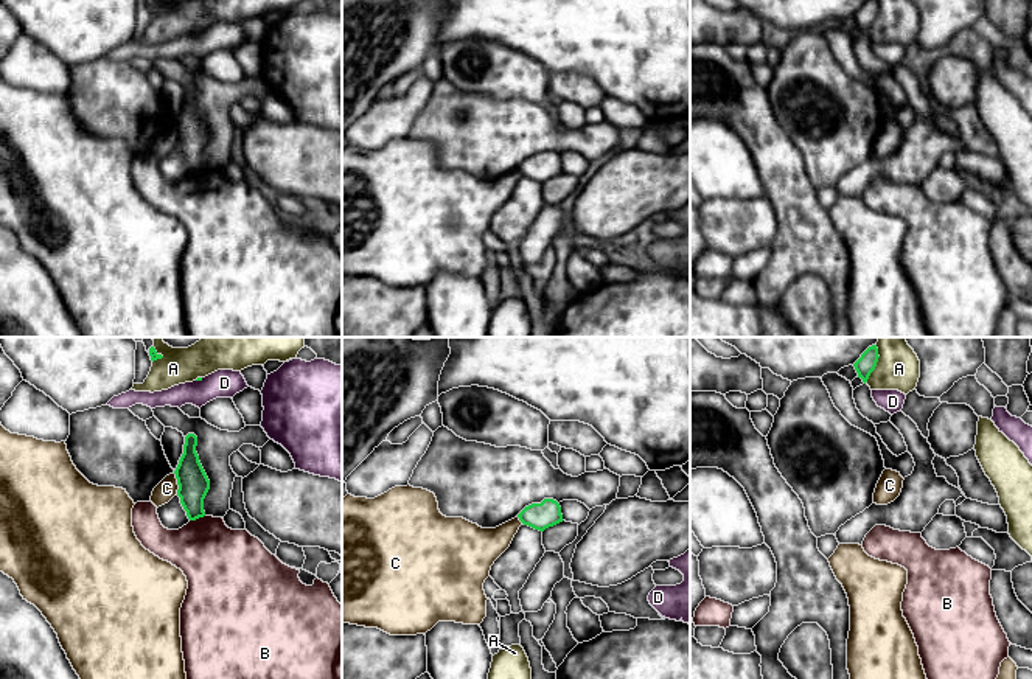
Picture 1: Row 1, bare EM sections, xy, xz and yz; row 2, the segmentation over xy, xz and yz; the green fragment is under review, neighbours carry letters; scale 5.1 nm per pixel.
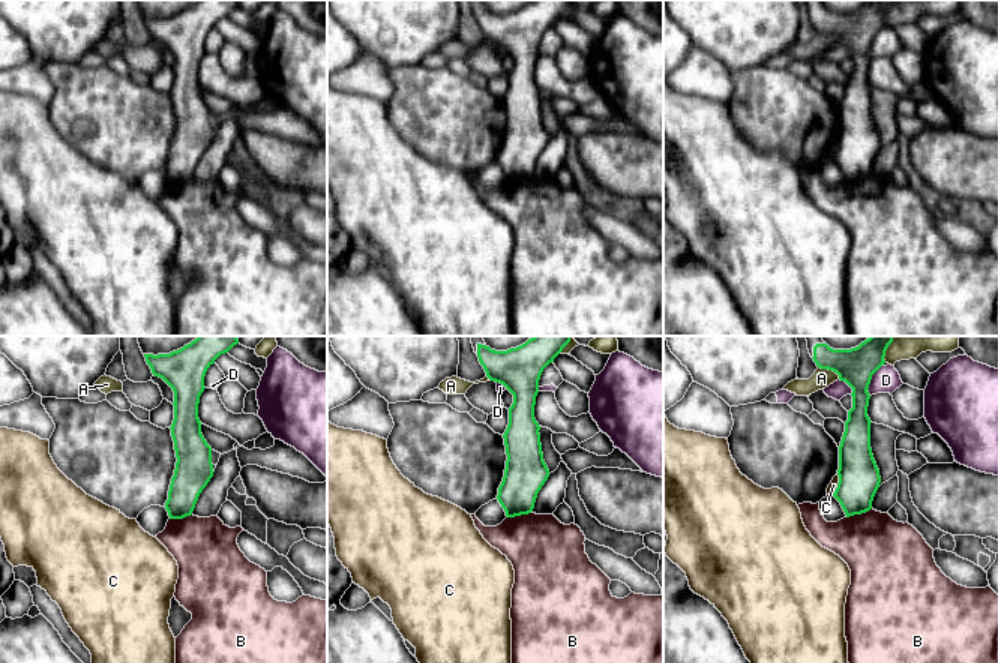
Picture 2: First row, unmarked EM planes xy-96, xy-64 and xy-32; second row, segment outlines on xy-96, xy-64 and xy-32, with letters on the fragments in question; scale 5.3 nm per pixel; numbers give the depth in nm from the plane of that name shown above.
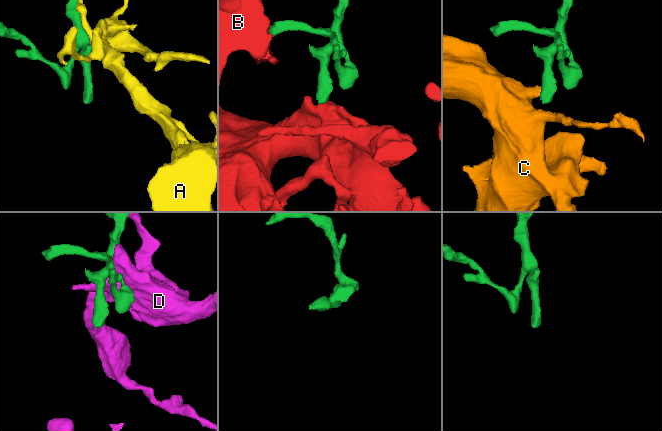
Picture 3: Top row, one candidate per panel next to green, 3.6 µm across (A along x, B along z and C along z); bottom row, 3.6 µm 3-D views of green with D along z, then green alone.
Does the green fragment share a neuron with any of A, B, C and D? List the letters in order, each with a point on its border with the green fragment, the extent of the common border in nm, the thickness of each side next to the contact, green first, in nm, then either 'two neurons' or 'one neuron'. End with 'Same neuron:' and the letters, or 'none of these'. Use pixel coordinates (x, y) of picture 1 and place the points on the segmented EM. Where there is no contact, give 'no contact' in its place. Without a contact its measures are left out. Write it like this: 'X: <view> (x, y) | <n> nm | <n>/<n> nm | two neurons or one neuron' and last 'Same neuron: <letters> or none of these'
A: yz (875, 364) | 220 nm | 100/220 nm | two neurons
B: xy (196, 518) | 90 nm | 160/360 nm | two neurons
C: xy (177, 484) | 110 nm | 160/100 nm | two neurons
D: xy (199, 379) | 40 nm | 20/140 nm | two neurons
Same neuron: none of these

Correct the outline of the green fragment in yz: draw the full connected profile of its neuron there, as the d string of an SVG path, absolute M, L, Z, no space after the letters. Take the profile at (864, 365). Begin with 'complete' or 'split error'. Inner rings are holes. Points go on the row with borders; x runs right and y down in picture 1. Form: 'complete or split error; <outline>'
complete; M872 345L853 364L853 367L858 373L858 378L861 378L864 384L867 382L870 373L875 370L878 357L880 357L878 356L878 348L877 348L877 345Z

